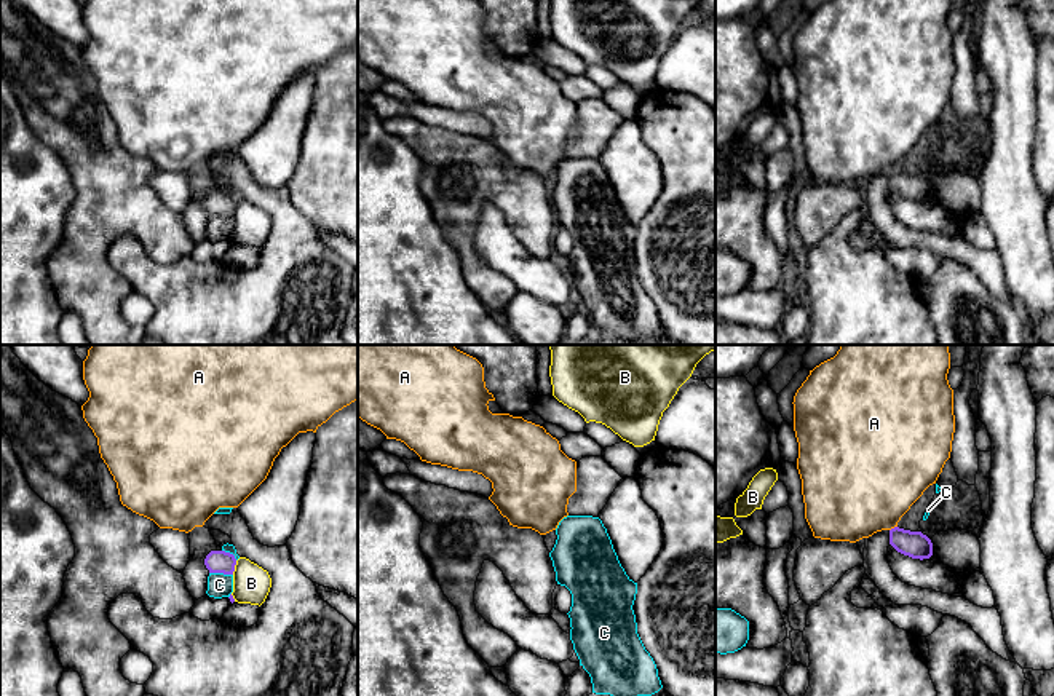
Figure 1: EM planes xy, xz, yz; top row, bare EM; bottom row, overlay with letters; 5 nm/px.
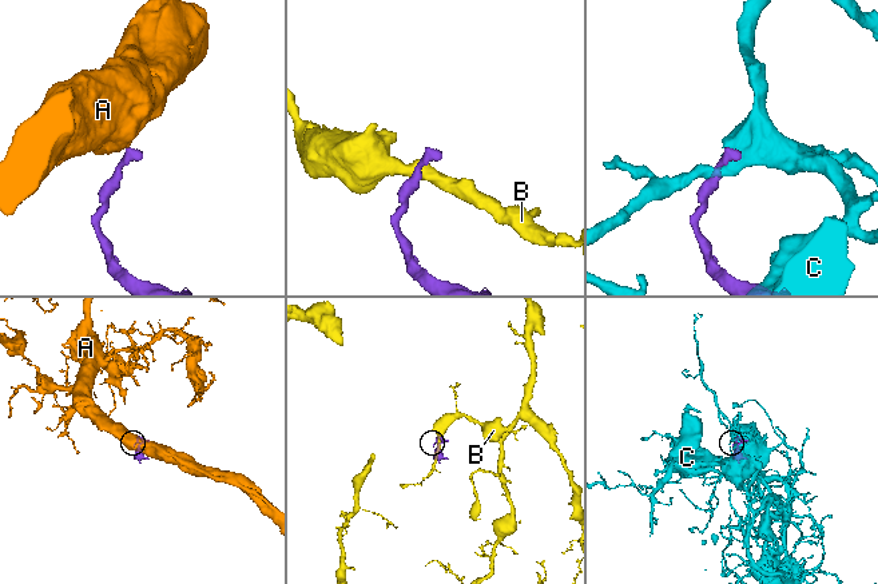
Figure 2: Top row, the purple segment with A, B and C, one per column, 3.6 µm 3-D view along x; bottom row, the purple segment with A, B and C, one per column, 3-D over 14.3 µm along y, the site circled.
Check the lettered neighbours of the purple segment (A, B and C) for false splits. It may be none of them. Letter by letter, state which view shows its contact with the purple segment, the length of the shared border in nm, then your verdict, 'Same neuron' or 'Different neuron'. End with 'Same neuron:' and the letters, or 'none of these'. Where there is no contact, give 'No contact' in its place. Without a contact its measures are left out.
A: Touches purple in yz. Shared border 50 nm. Different neuron
B: Touches purple in xy. Shared border 80 nm. Different neuron
C: Touches purple in xy. Shared border 120 nm. Different neuron
Same neuron: none of these

